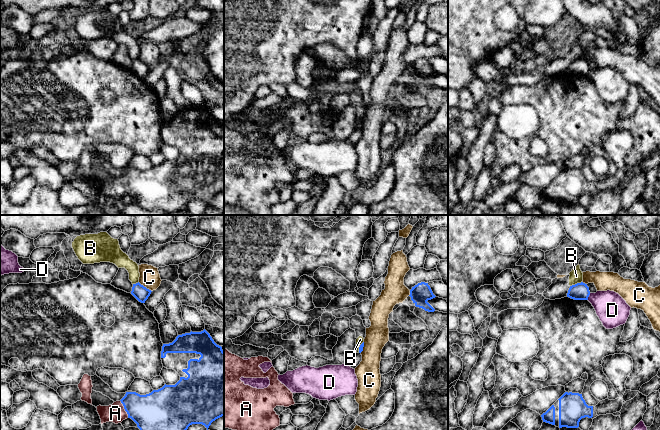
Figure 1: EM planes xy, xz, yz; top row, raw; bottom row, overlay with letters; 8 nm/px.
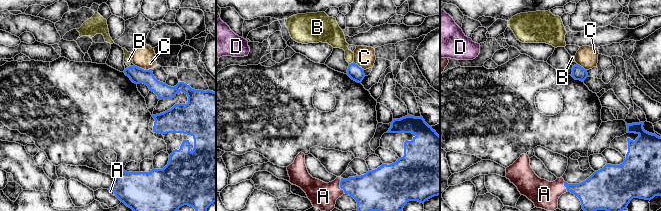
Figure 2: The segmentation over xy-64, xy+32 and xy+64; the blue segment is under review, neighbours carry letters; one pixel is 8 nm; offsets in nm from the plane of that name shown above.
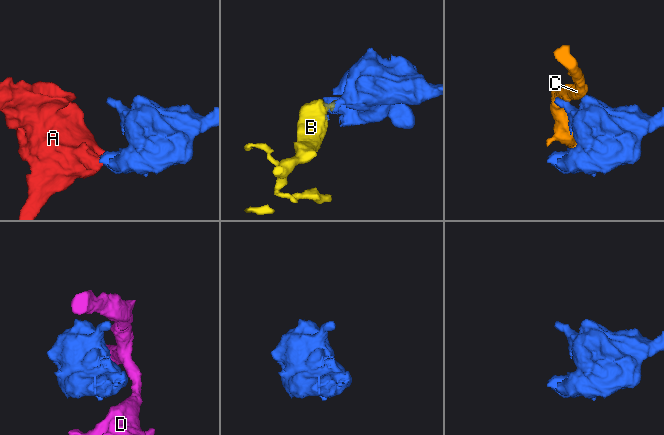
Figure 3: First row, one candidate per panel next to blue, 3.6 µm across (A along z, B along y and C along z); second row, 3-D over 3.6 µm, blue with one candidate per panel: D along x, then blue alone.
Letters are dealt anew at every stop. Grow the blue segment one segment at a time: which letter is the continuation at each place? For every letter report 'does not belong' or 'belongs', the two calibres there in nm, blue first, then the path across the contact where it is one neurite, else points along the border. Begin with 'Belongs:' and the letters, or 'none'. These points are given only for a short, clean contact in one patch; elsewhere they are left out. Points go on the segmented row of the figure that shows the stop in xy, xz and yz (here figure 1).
Belongs: A
A: belongs; 300 nm thick on the blue side, 150 nm on the other; runs through xy (155, 411), (124, 408), (115, 413)
B: does not belong; 140 nm thick on the blue side, 110 nm on the other; border along yz (581, 281), (570, 286)
C: does not belong; 120 nm thick on the blue side, 160 nm on the other; border along xy (138, 282), (151, 291)
D: does not belong; 140 nm thick on the blue side, 260 nm on the other

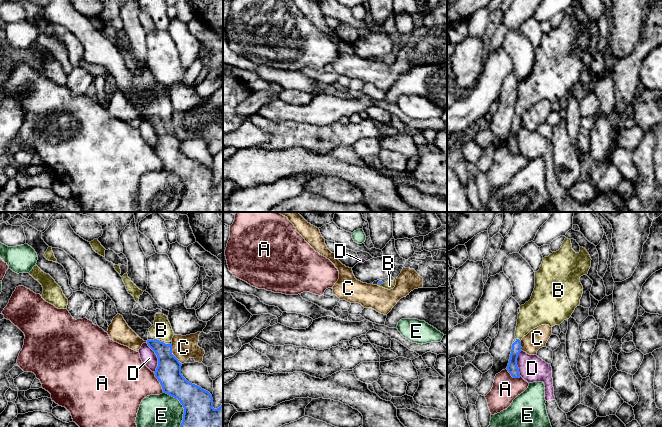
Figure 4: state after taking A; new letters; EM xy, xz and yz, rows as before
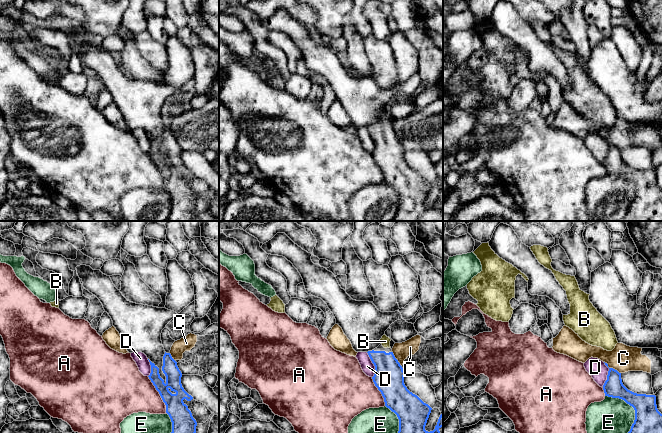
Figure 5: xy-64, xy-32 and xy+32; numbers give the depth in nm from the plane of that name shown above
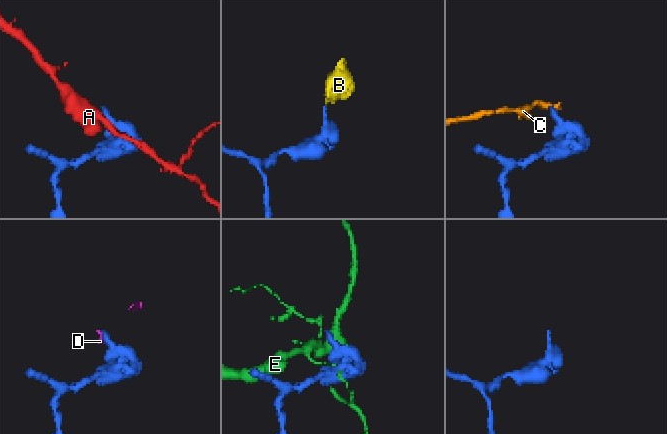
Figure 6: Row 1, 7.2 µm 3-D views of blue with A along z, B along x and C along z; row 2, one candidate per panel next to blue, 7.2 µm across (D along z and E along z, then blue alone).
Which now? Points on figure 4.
Belongs: B
A: does not belong; 200 nm thick on the blue side, 380 nm on the other
B: belongs; 190 nm thick on the blue side, 160 nm on the other; runs through xy (169, 367), (156, 339), (161, 330)
C: does not belong; 200 nm thick on the blue side, 190 nm on the other
D: does not belong; 200 nm thick on the blue side, 120 nm on the other; border along xy (146, 343), (157, 358), (157, 367), (154, 373)
E: does not belong; 240 nm thick on the blue side, 260 nm on the other

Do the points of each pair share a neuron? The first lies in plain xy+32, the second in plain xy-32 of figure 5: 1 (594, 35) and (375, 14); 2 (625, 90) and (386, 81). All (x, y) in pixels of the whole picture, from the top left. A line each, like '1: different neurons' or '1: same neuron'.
1: different neurons
2: same neuron

